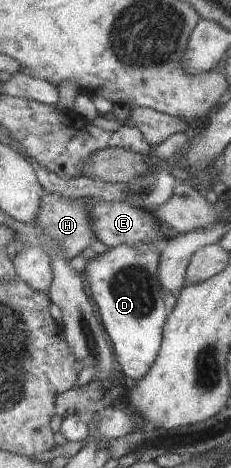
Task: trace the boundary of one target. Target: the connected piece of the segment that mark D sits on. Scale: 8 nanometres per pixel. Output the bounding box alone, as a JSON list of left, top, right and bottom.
[84,243,165,381]

